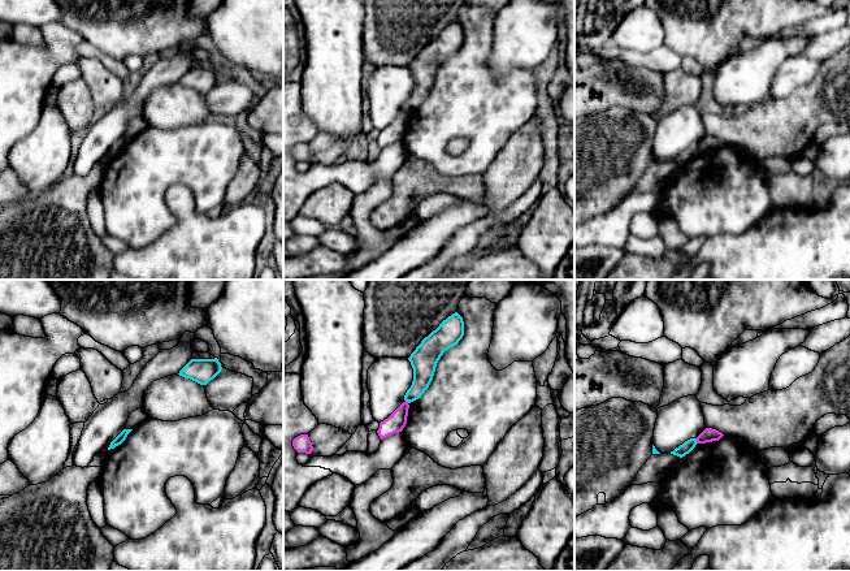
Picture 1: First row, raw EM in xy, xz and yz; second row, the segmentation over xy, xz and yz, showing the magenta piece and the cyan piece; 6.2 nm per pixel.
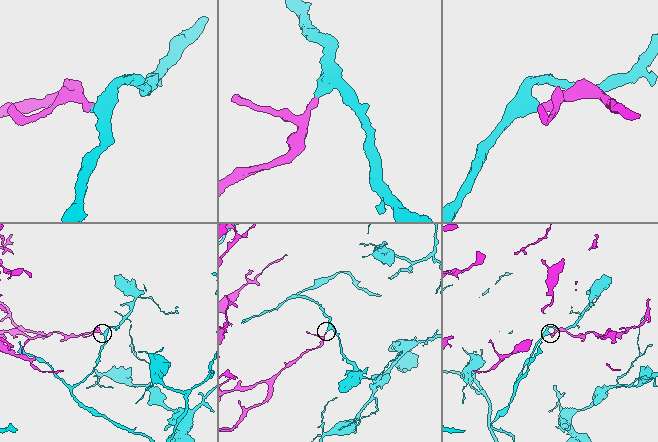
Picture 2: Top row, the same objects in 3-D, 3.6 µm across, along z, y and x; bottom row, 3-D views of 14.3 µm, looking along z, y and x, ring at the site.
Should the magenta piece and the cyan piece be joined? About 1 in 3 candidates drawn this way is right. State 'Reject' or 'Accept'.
Reject

